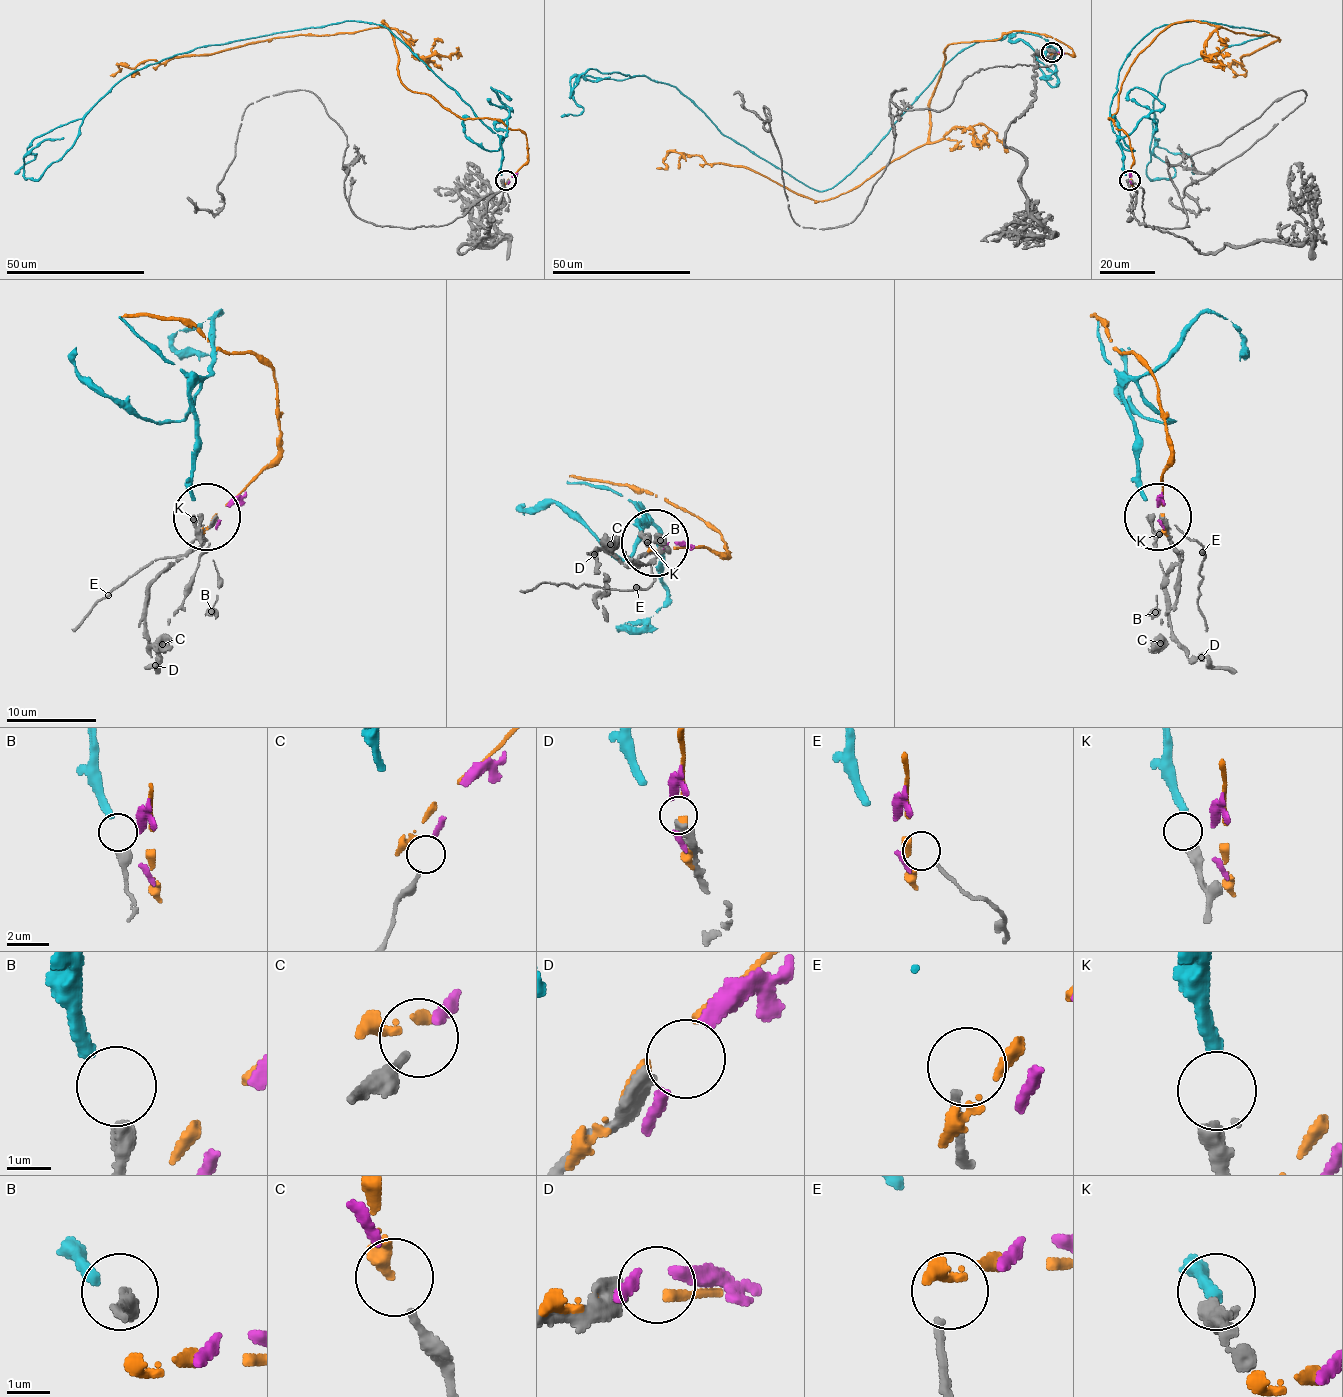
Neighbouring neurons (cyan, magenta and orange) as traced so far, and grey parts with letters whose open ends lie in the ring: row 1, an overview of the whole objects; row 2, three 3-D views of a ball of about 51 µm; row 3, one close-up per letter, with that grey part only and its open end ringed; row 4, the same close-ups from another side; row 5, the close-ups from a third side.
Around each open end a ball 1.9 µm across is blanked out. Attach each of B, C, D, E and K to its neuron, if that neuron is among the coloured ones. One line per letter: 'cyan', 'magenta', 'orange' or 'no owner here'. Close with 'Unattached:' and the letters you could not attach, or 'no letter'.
B: no owner here
C: magenta
D: no owner here
E: no owner here
K: cyan
Unattached: B, D, E

